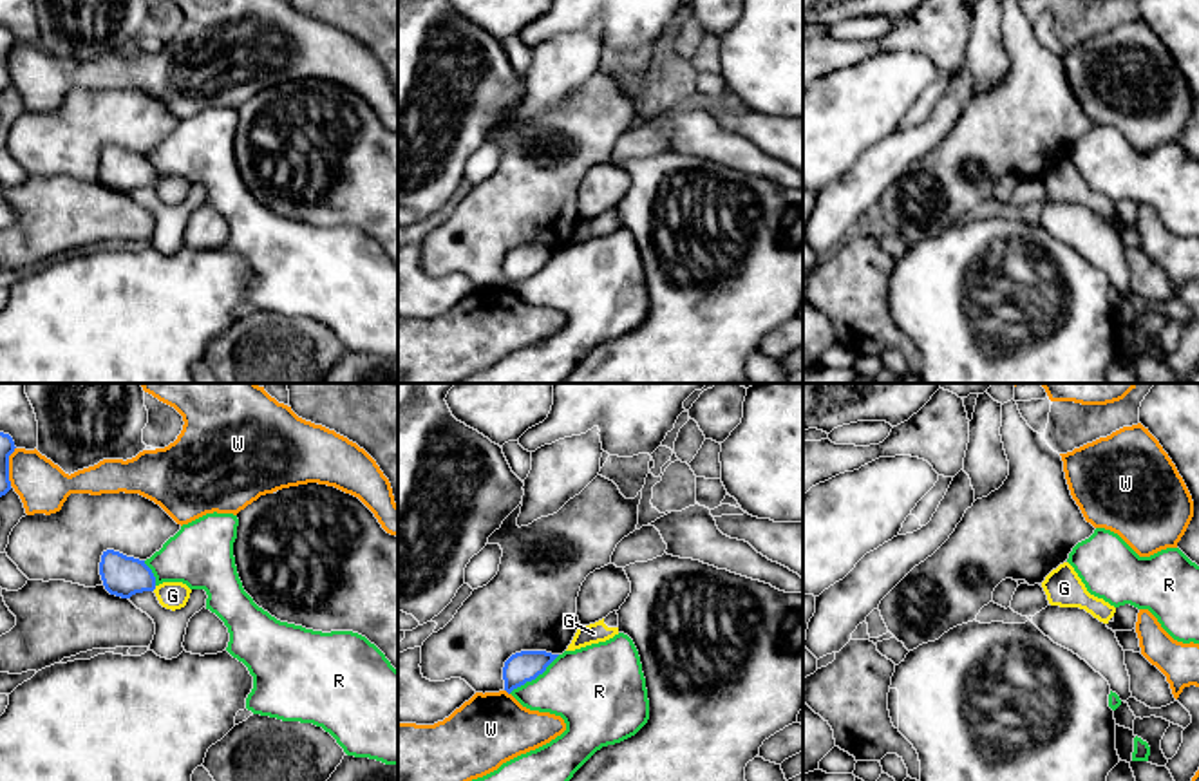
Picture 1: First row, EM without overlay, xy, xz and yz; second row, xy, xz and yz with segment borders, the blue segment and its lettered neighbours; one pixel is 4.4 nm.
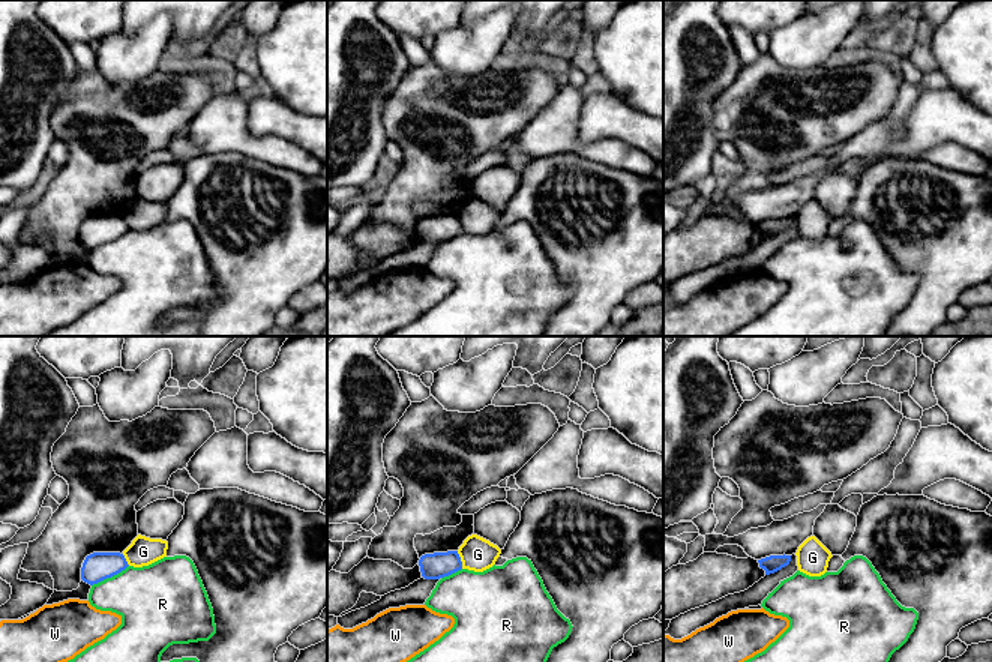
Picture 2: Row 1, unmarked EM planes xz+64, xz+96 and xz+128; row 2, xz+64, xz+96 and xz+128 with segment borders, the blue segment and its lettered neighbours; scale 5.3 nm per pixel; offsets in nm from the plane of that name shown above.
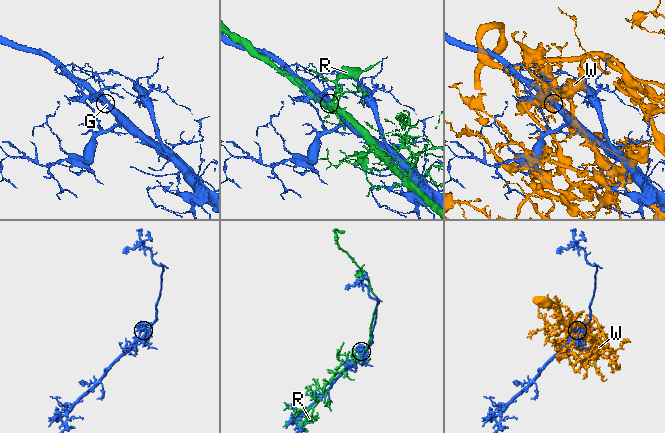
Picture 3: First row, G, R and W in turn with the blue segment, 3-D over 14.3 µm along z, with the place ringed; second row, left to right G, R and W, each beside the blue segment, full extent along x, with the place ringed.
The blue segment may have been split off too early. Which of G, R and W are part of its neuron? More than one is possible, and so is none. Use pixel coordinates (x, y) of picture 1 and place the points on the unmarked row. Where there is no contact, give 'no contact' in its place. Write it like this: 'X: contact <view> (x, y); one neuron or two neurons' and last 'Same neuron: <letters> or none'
G: contact xy (154, 183); two neurons
R: contact xz (534, 273); two neurons
W: contact xy (8, 62); two neurons
Same neuron: none

